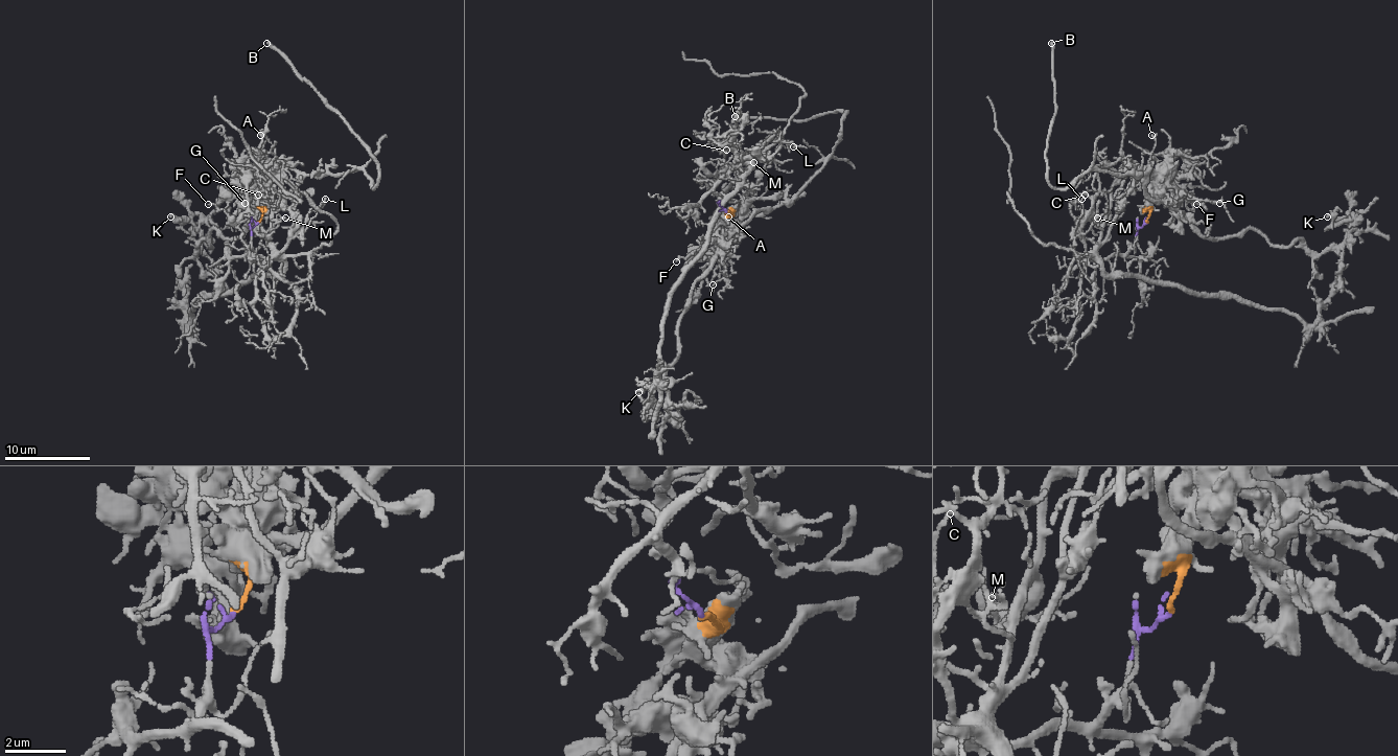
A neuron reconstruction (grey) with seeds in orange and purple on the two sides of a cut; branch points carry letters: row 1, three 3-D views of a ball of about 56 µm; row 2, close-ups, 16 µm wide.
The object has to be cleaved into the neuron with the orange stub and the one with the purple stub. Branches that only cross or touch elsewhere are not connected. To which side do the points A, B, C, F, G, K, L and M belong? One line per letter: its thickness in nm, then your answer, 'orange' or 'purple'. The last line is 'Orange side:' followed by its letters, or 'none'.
A: 160 nm | orange
B: 280 nm | orange
C: 60 nm | purple
F: 140 nm | orange
G: 120 nm | orange
K: 240 nm | orange
L: 120 nm | purple
M: 150 nm | purple
Orange side: A, B, F, G, K

